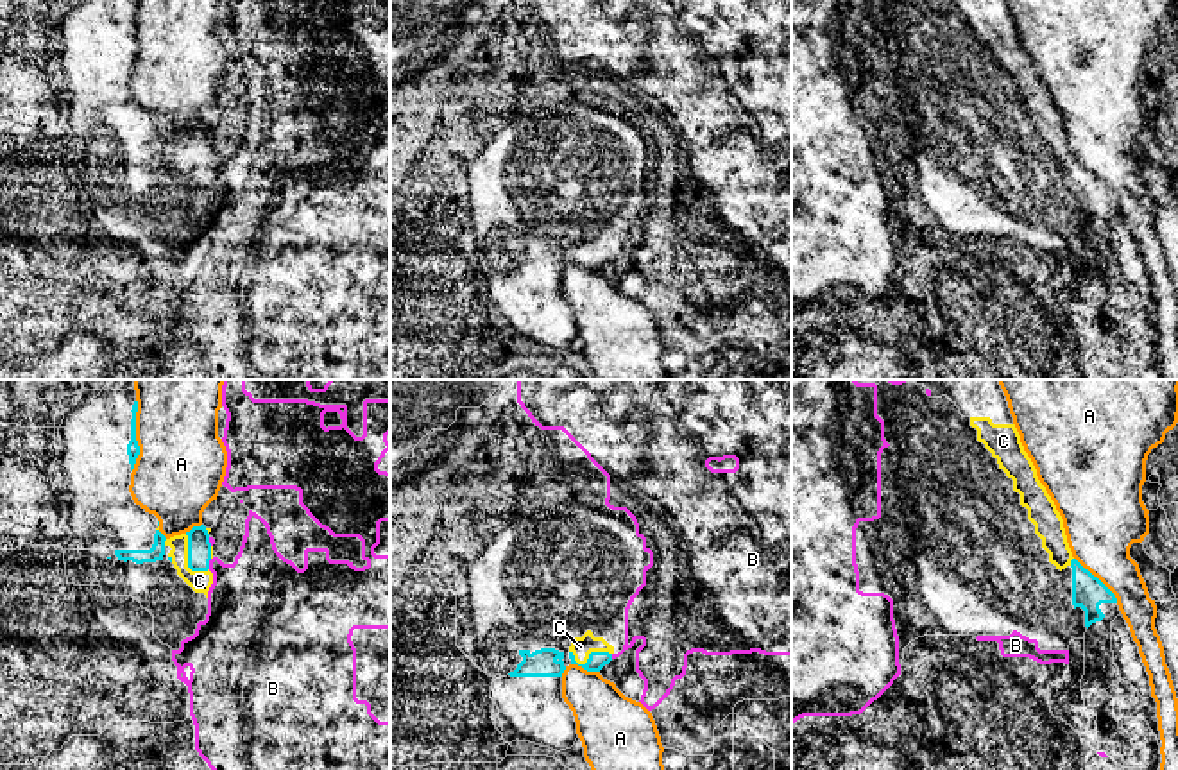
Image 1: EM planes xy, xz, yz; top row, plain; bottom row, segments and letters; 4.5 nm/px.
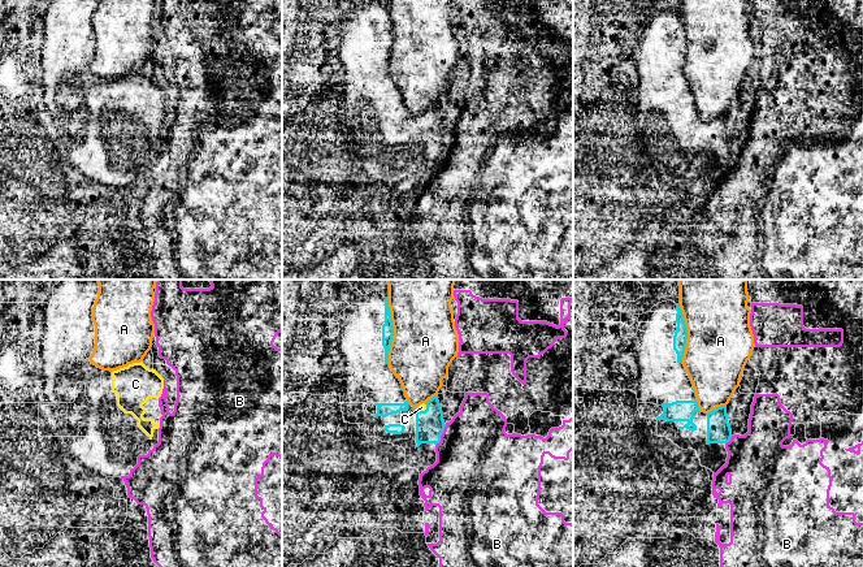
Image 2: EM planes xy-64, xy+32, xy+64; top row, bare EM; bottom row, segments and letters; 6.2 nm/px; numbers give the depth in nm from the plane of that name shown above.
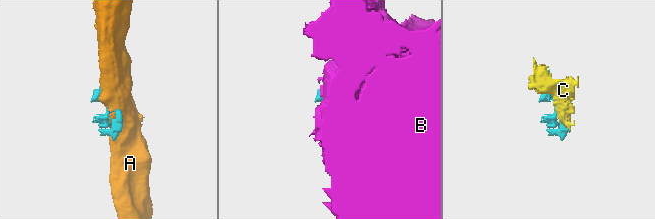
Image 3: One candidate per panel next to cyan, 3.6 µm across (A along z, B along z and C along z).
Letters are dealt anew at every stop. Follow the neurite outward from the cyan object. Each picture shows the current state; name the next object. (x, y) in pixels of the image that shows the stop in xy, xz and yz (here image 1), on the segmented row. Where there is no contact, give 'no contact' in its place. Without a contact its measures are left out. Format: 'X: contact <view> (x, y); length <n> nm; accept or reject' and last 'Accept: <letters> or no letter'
A: contact xy (135, 436); length 320 nm; reject
B: contact xy (208, 564); length 50 nm; reject
C: contact xy (188, 559); length 200 nm; accept
Accept: C

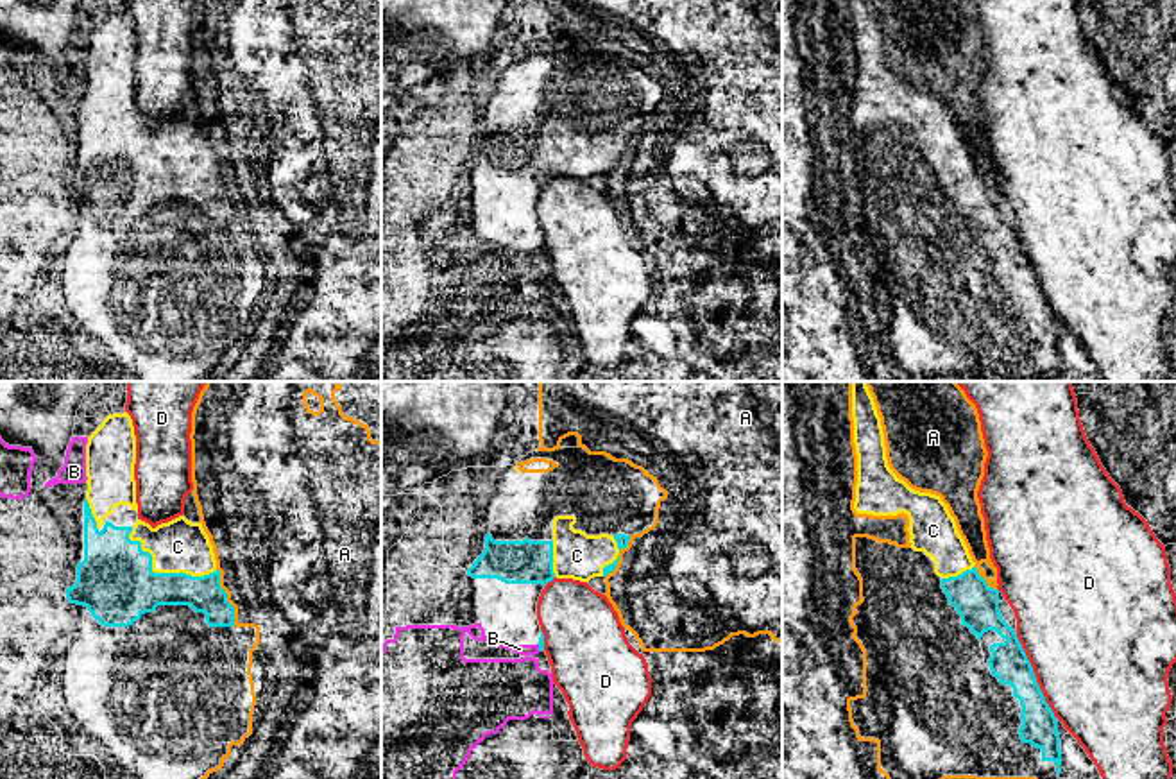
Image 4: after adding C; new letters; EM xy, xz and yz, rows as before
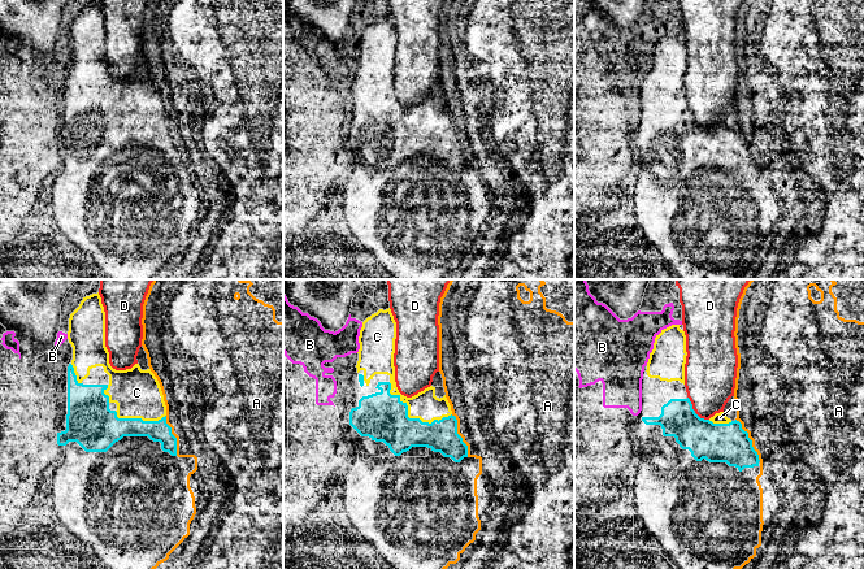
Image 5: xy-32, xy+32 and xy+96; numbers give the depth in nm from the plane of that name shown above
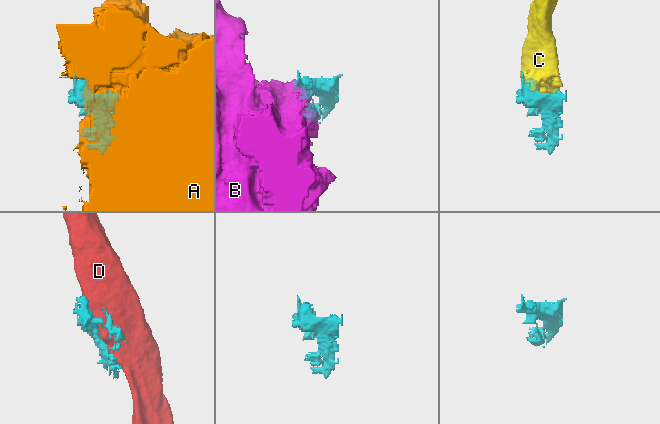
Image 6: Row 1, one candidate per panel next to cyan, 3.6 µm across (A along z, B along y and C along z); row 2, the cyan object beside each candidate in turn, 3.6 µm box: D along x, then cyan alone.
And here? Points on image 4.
A: contact xy (226, 597); length 280 nm; reject
B: contact xz (539, 647); length 40 nm; reject
C: contact xy (163, 573); length 440 nm; accept
D: contact yz (1033, 676); length 420 nm; reject
Accept: C

